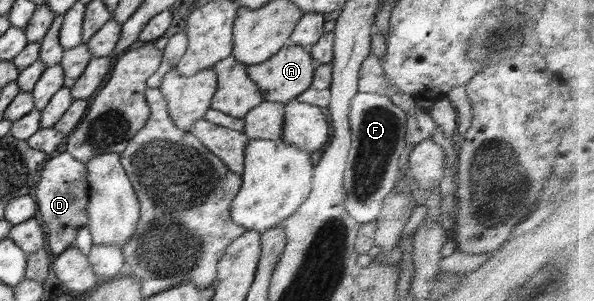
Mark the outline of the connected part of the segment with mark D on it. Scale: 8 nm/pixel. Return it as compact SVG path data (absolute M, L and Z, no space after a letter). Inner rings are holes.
M67 151L48 158L40 170L38 183L34 187L33 197L38 206L38 219L47 228L49 250L54 256L61 255L67 248L74 246L77 232L87 227L86 206L89 202L89 183L86 163L77 160Z

